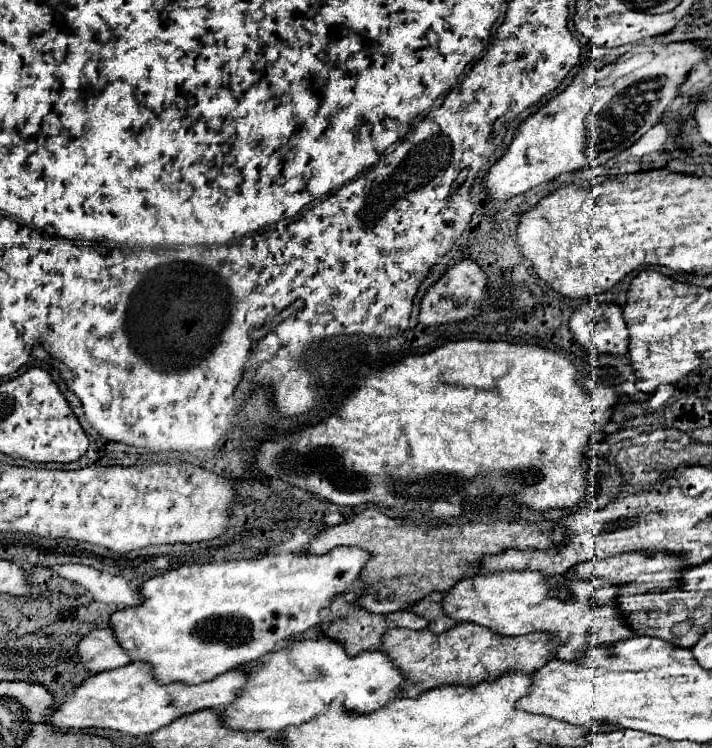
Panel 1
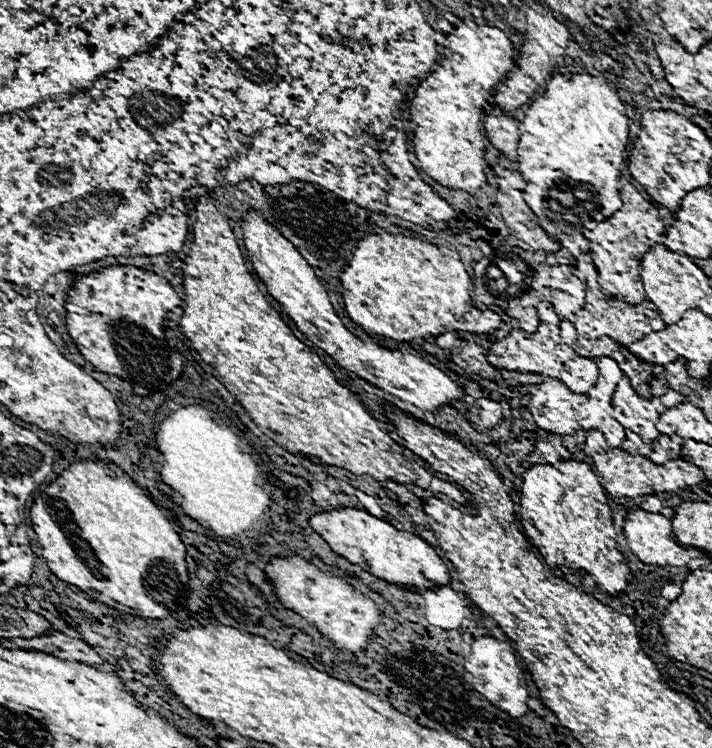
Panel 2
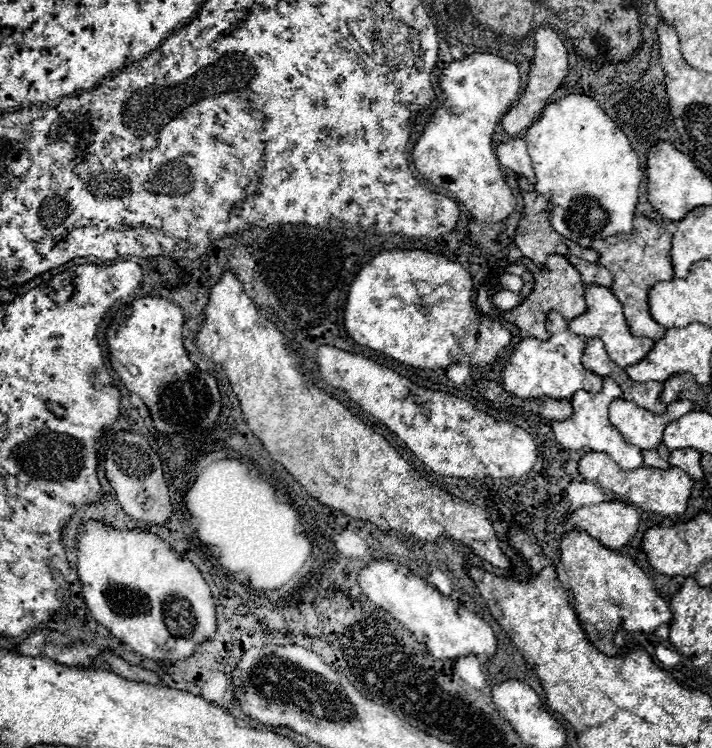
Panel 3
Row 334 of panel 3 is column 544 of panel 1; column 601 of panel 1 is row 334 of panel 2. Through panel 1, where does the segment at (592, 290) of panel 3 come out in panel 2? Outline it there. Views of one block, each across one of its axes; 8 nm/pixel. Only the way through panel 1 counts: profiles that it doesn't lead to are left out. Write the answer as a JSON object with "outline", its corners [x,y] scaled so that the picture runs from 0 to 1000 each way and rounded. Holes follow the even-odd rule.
{"outline":[[[817,340],[815,345],[809,345],[806,350],[806,366],[815,369],[815,374],[820,374],[820,380],[826,380],[826,396],[823,396],[823,406],[820,406],[820,414],[826,414],[829,425],[817,425],[817,428],[803,428],[809,441],[815,447],[826,447],[826,449],[857,449],[862,452],[865,457],[871,460],[888,460],[890,455],[899,455],[902,449],[919,444],[919,441],[930,441],[935,433],[924,417],[924,412],[913,404],[913,401],[904,401],[893,409],[885,409],[879,406],[876,401],[851,401],[843,390],[843,382],[840,382],[840,366],[837,366],[837,358],[831,353],[831,345],[826,340]]]}

